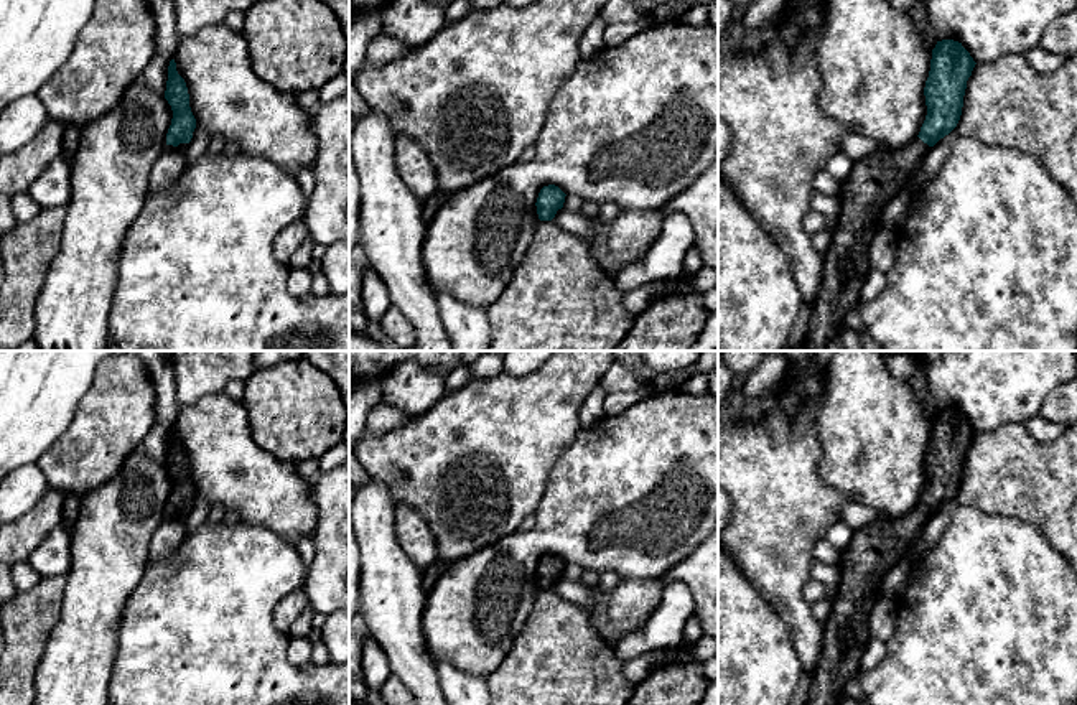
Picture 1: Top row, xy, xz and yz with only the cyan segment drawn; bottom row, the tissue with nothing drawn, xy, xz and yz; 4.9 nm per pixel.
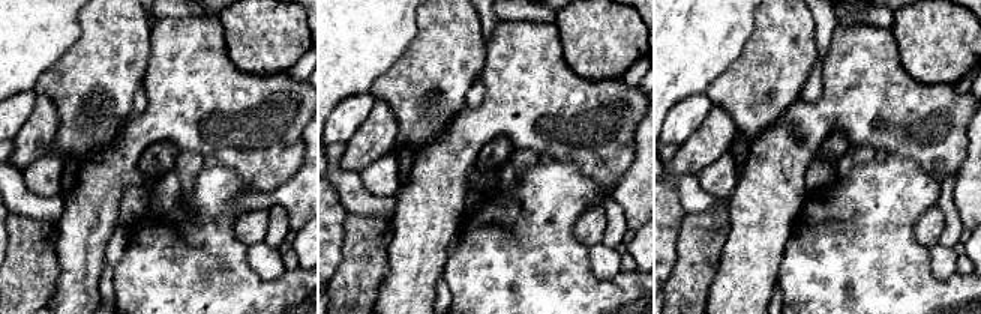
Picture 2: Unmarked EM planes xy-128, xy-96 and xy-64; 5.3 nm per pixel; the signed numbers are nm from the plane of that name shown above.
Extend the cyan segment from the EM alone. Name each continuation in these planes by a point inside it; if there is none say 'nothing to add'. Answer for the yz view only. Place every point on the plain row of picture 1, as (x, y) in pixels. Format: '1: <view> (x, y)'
1: yz (876, 547)

